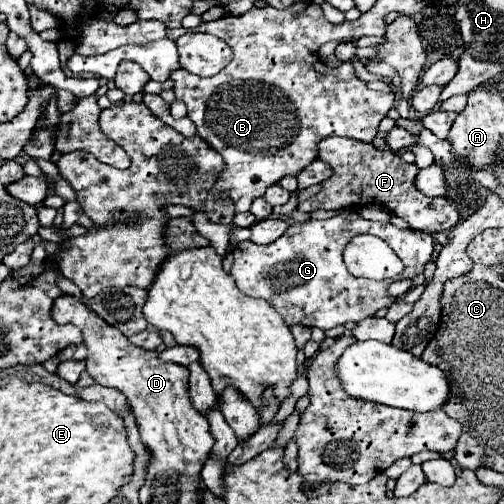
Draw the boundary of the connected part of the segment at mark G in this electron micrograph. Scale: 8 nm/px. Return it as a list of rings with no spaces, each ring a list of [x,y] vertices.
[[[345,212],[345,214],[339,214],[339,216],[329,218],[329,220],[309,220],[309,222],[303,222],[303,224],[291,224],[287,234],[281,236],[279,240],[275,240],[269,246],[259,246],[259,244],[249,242],[249,240],[239,242],[235,246],[235,250],[233,250],[235,262],[233,262],[231,274],[237,280],[239,290],[243,290],[247,296],[263,298],[269,304],[273,304],[281,312],[281,316],[285,318],[287,326],[301,324],[301,326],[309,326],[309,328],[317,326],[321,330],[329,330],[329,328],[335,328],[335,326],[341,326],[341,324],[347,324],[347,322],[361,322],[363,318],[375,316],[377,310],[389,306],[395,300],[393,296],[387,294],[387,288],[389,288],[389,284],[393,280],[375,282],[375,280],[355,278],[355,276],[351,276],[347,272],[347,268],[343,264],[341,254],[343,254],[345,244],[351,242],[351,238],[355,238],[357,234],[363,234],[363,232],[373,232],[375,236],[383,238],[399,258],[403,260],[405,270],[401,272],[399,278],[421,274],[425,270],[425,264],[431,260],[431,252],[433,252],[431,234],[423,234],[423,232],[417,232],[417,230],[411,230],[411,228],[399,230],[389,222],[371,222],[371,220],[361,218],[355,212]]]

